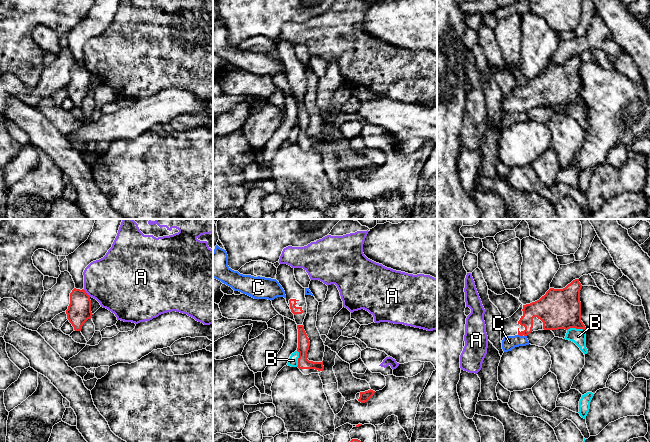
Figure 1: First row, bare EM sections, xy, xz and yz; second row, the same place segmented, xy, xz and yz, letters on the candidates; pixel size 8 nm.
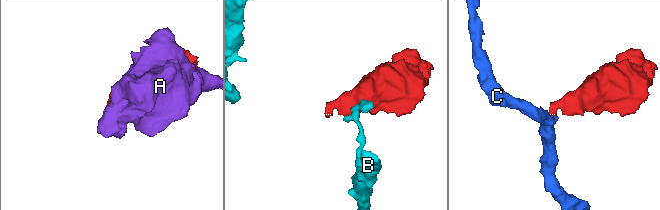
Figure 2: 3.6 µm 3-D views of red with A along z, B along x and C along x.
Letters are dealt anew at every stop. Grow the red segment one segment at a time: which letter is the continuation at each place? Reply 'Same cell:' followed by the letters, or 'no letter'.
Same cell: no letter

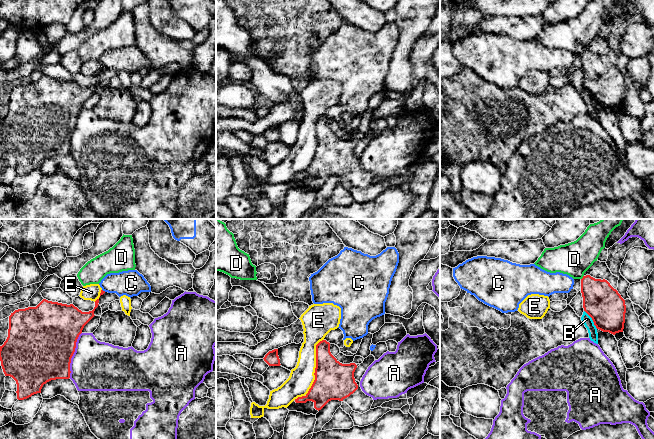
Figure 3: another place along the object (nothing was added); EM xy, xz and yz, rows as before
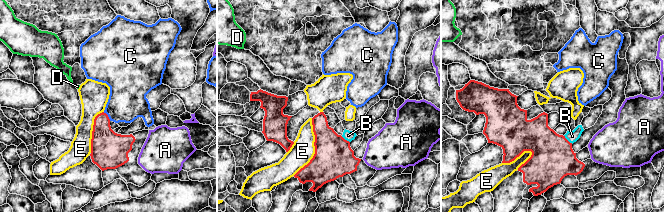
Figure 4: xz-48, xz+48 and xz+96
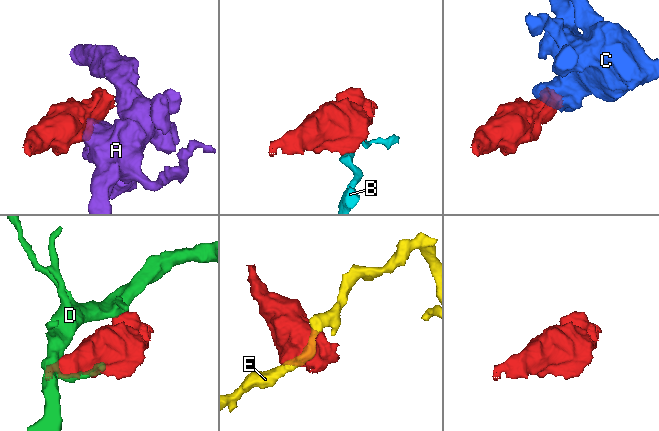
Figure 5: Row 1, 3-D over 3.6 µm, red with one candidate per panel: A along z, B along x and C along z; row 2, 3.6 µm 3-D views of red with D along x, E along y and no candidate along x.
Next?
Same cell: no letter

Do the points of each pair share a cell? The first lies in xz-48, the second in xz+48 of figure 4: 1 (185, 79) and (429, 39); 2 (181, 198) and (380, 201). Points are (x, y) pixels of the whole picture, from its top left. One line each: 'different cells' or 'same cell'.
1: different cells
2: same cell

